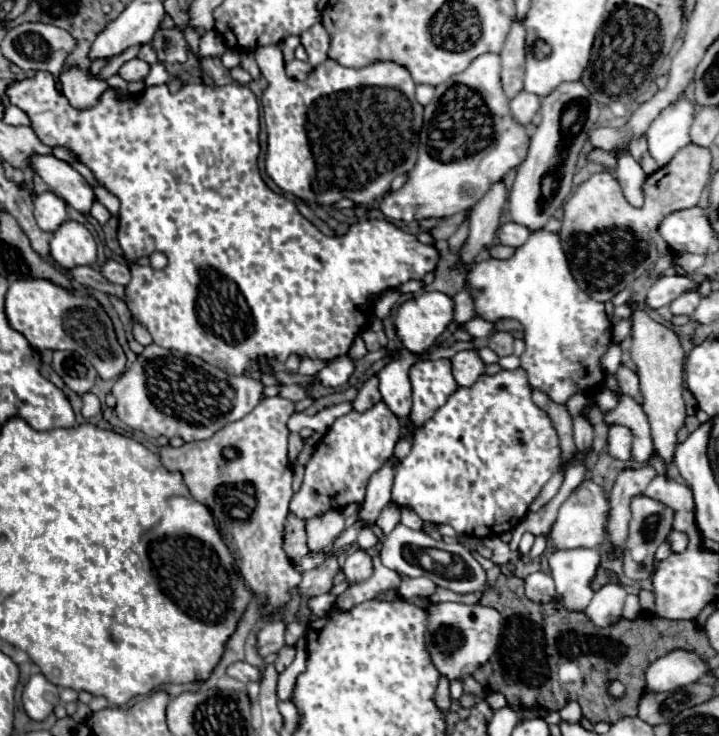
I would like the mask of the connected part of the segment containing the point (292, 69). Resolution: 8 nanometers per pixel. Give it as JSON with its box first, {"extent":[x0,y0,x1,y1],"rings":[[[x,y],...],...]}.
{"extent":[285,59,312,81],"rings":[[[294,59],[285,66],[285,71],[288,77],[301,81],[307,78],[312,71],[312,67],[308,62]]]}

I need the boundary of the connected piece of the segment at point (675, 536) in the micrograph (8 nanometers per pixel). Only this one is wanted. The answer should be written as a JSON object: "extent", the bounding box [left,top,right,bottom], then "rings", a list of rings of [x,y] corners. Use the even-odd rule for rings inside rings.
{"extent":[669,531,687,553],"rings":[[[671,531],[669,541],[671,541],[671,547],[673,547],[673,551],[675,551],[675,553],[685,551],[685,547],[687,547],[687,535],[685,535],[685,533],[681,533],[681,531]]]}

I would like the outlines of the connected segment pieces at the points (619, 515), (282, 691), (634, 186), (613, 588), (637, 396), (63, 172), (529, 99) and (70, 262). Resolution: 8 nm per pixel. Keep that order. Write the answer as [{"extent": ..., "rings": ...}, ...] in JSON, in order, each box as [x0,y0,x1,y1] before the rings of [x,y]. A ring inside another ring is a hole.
[{"extent":[609,465,655,545],"rings":[[[645,465],[641,469],[625,467],[617,475],[615,485],[611,489],[611,495],[609,495],[609,499],[611,499],[609,535],[611,535],[613,545],[621,545],[623,539],[627,537],[629,519],[631,519],[631,511],[629,511],[631,499],[641,495],[653,477],[655,477],[655,469],[649,465]]]},{"extent":[277,637,307,701],"rings":[[[301,637],[297,643],[295,643],[295,659],[293,663],[283,671],[279,673],[279,681],[277,681],[277,697],[281,701],[287,701],[291,699],[291,693],[293,693],[293,687],[295,687],[295,679],[301,671],[305,671],[305,661],[307,661],[307,651],[305,651],[305,639]]]},{"extent":[615,151,645,207],"rings":[[[623,151],[623,153],[615,153],[617,157],[617,167],[615,167],[615,175],[617,175],[617,181],[621,183],[623,187],[623,193],[625,197],[629,199],[631,205],[635,207],[641,207],[643,205],[643,193],[641,193],[641,185],[645,181],[645,173],[641,169],[641,165],[633,159],[633,155],[629,151]]]},{"extent":[585,583,627,627],"rings":[[[619,583],[603,585],[599,591],[595,591],[585,613],[595,625],[607,627],[607,625],[615,623],[617,619],[621,619],[625,597],[627,597],[627,593],[625,593],[623,585],[619,585]]]},{"extent":[615,365,643,401],"rings":[[[619,365],[619,369],[615,371],[615,379],[619,383],[619,391],[623,391],[625,395],[631,395],[635,401],[643,401],[641,393],[639,393],[639,379],[635,375],[635,371],[631,371],[625,365]]]},{"extent":[31,155,95,213],"rings":[[[31,155],[33,171],[49,185],[53,193],[59,193],[79,213],[89,213],[95,195],[89,183],[65,161],[55,155]]]},{"extent":[509,91,541,125],"rings":[[[521,91],[517,93],[511,101],[509,101],[509,107],[513,111],[513,115],[517,117],[517,121],[521,125],[529,125],[533,115],[539,111],[539,105],[541,105],[541,99],[533,93],[527,93],[527,91]]]},{"extent":[51,219,97,269],"rings":[[[71,219],[53,231],[51,257],[63,269],[93,265],[97,261],[97,245],[89,229],[83,223]]]}]

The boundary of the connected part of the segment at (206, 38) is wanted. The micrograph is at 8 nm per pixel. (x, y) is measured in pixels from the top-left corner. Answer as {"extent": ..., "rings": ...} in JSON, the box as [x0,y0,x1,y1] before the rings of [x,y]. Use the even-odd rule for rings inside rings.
{"extent":[199,29,227,57],"rings":[[[213,29],[207,31],[203,37],[201,37],[201,43],[199,43],[199,55],[201,57],[221,57],[223,53],[227,51],[223,39],[219,33],[215,33]]]}

